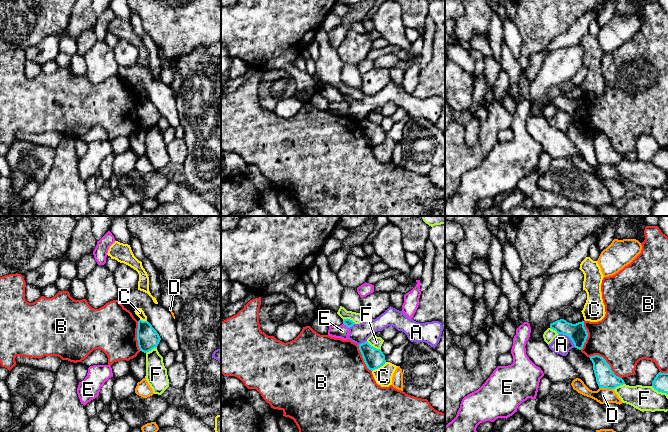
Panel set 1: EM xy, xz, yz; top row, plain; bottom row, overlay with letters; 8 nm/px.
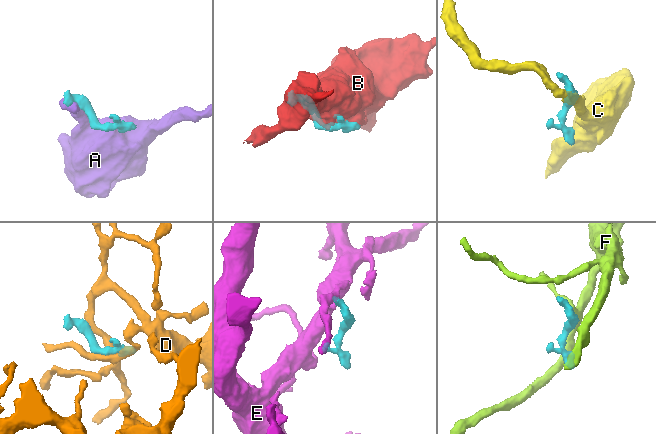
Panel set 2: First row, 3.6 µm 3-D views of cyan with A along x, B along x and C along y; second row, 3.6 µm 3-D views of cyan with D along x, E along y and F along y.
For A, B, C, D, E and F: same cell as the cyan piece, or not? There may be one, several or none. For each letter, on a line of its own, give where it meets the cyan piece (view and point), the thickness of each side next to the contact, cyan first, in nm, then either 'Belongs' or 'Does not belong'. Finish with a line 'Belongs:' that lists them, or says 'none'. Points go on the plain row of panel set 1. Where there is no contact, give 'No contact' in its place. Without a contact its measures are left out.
A: Touches cyan at yz (568, 112). Thickness 150 nm (cyan) against 160 nm. Does not belong
B: Touches cyan at yz (606, 138). Thickness 160 nm (cyan) against 460 nm. Does not belong
C: Touches cyan at xz (379, 143). Thickness 160 nm (cyan) against 140 nm. Does not belong
D: Touches cyan at yz (606, 163). Thickness 160 nm (cyan) against 130 nm. Does not belong
E: Touches cyan at xz (346, 101). Thickness 70 nm (cyan) against 110 nm. Belongs
F: Touches cyan at xz (372, 122). Thickness 160 nm (cyan) against 90 nm. Does not belong
Belongs: E

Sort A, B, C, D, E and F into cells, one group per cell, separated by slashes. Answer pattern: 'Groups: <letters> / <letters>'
Groups: A / B / C / D / E / F

